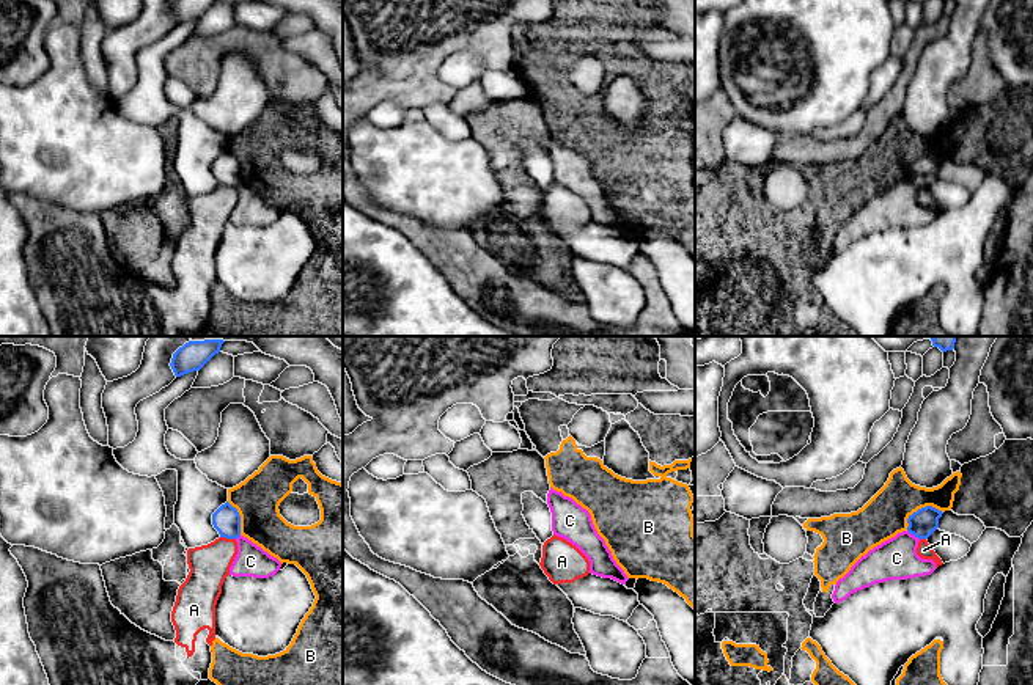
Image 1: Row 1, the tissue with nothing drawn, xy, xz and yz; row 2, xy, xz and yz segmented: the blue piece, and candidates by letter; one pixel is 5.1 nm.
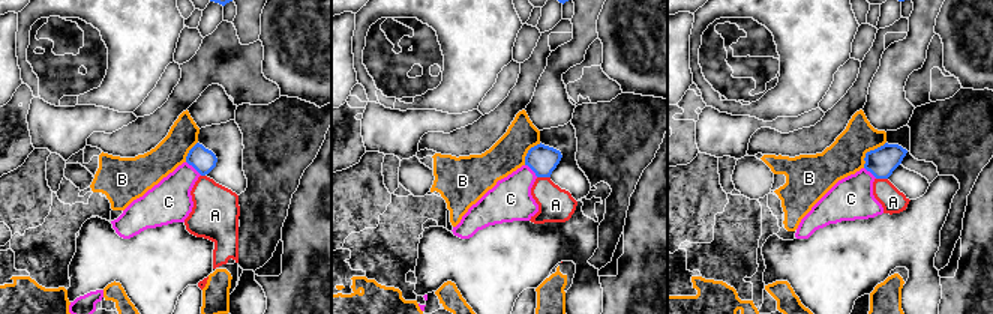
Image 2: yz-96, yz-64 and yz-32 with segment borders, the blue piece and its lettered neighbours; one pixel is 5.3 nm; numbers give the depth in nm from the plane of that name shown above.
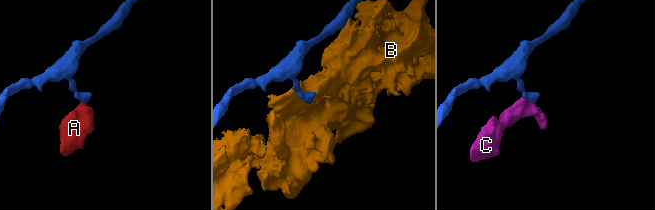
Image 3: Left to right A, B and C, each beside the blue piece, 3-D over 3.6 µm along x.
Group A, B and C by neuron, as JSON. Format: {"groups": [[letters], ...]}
{"groups": [["A", "C"], ["B"]]}

